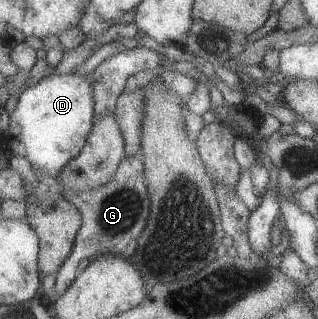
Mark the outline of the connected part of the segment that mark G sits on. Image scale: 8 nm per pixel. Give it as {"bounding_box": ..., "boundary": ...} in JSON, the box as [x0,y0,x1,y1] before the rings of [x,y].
{"bounding_box":[54,155,149,295],"boundary":[[[126,155],[119,163],[113,179],[109,179],[100,187],[83,192],[64,192],[67,199],[79,212],[81,224],[78,228],[70,255],[57,269],[54,291],[62,295],[69,283],[79,274],[78,261],[80,259],[92,260],[101,255],[128,257],[136,249],[136,237],[144,227],[144,221],[149,214],[149,195],[145,185],[143,164],[140,159],[128,158]]]}

